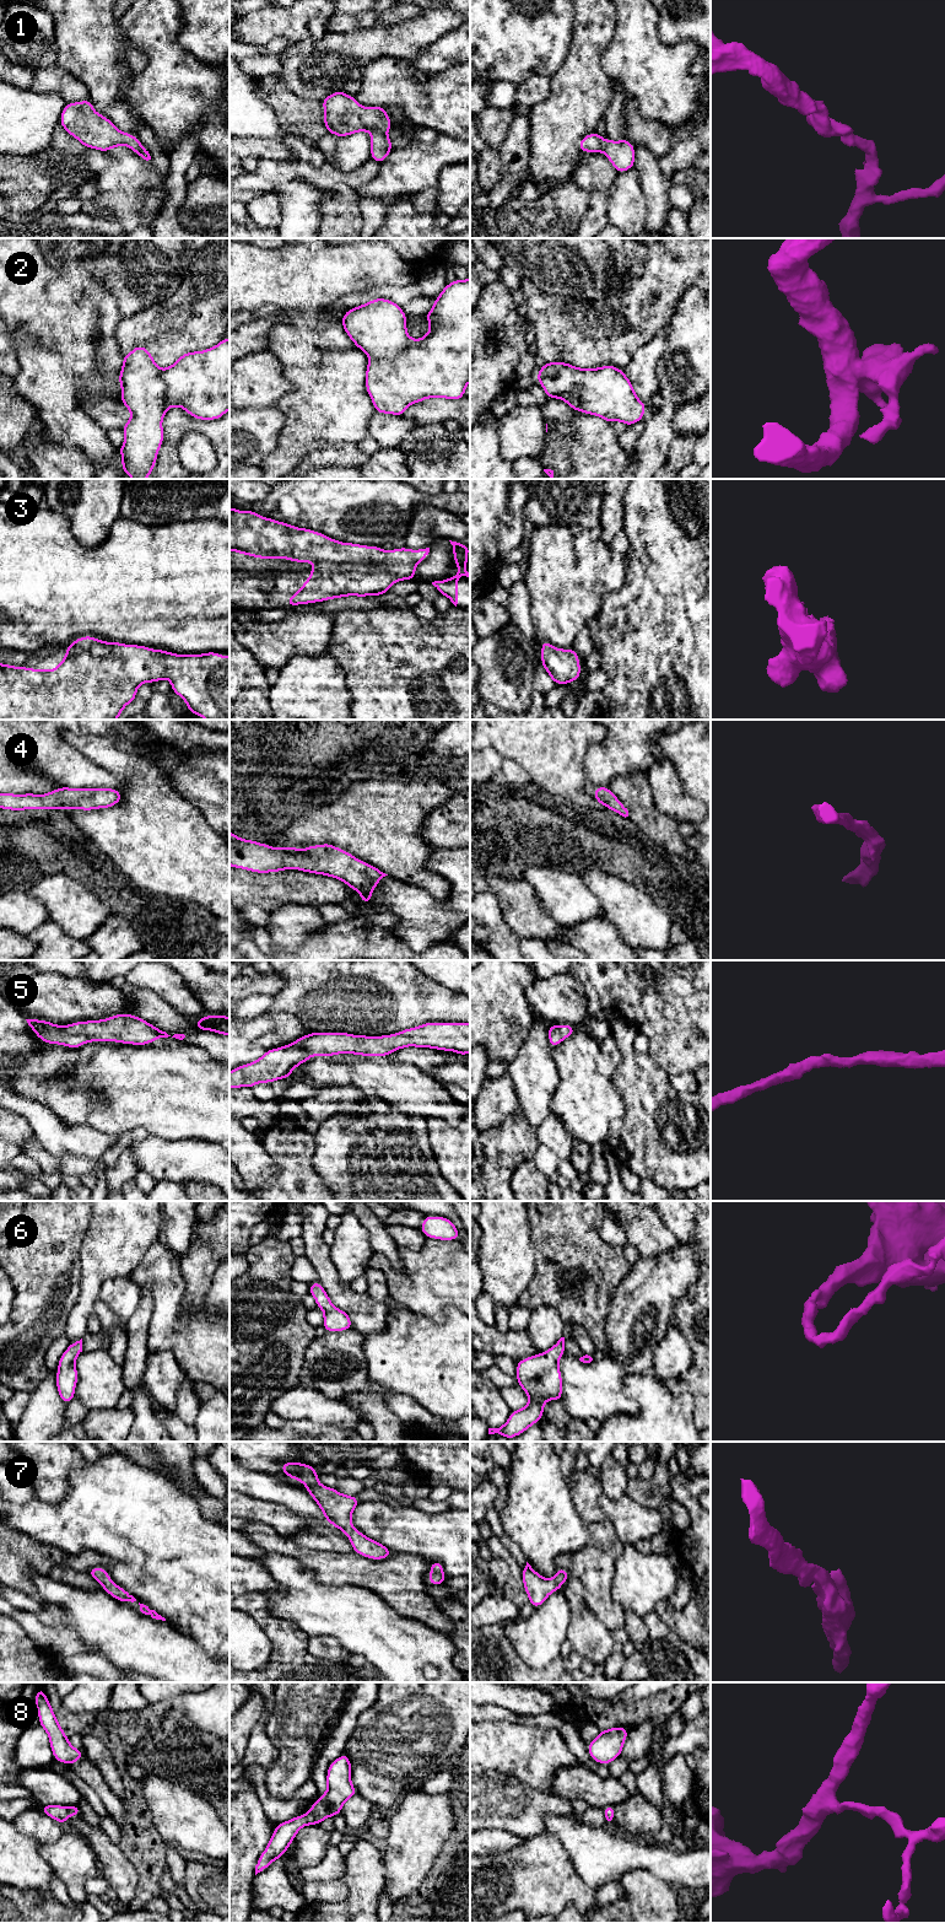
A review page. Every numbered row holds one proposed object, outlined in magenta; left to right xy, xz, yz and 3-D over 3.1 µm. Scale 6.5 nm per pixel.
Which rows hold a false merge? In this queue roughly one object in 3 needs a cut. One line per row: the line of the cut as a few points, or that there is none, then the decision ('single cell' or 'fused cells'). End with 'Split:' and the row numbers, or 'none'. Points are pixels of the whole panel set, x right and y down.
1: no cut; single cell
2: cut in xz along (409, 338), (408, 345), (398, 355), (370, 359); fused cells
3: no cut; single cell
4: no cut; single cell
5: no cut; single cell
6: no cut; single cell
7: no cut; single cell
8: no cut; single cell
Split: 2

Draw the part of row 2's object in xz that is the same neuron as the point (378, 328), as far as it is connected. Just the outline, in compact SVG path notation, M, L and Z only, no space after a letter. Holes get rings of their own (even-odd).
M387 298L350 308L341 319L345 333L369 359L394 359L409 344L406 314Z

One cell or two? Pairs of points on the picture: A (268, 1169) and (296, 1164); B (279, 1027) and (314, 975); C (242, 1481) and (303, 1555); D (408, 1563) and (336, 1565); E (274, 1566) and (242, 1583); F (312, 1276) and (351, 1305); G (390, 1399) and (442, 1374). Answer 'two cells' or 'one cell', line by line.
A: two cells
B: two cells
C: two cells
D: one cell
E: two cells
F: two cells
G: two cells

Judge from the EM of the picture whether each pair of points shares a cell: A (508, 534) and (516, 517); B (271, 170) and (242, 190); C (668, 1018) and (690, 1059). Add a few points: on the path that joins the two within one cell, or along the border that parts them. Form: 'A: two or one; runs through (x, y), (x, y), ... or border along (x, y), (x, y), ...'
A: one; runs through (511, 531), (512, 521)
B: one; runs through (264, 177), (259, 182), (249, 184)
C: one; runs through (678, 1028), (684, 1034), (685, 1049)

